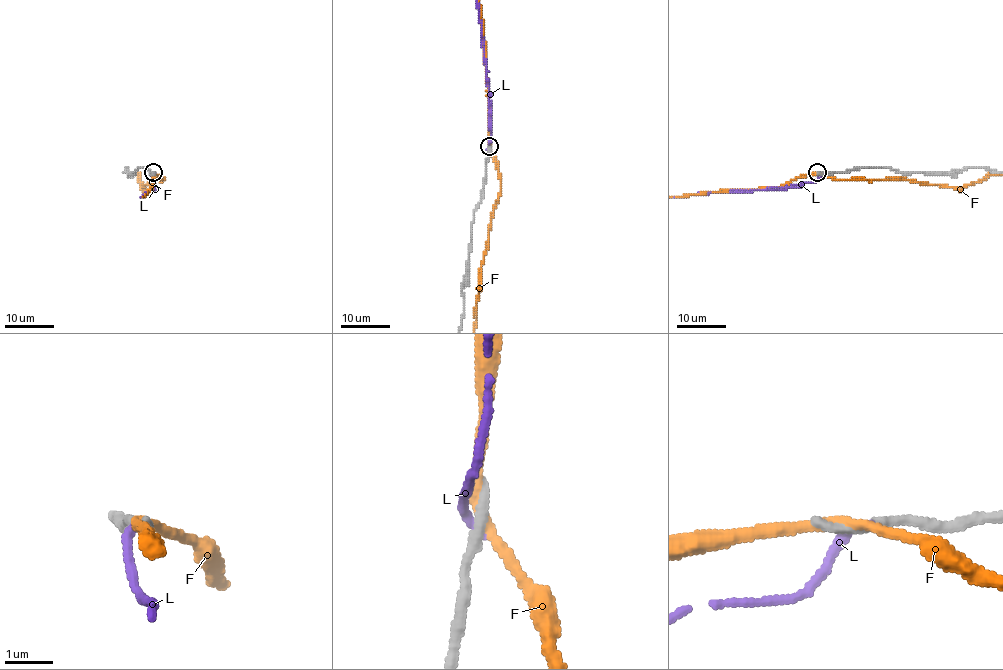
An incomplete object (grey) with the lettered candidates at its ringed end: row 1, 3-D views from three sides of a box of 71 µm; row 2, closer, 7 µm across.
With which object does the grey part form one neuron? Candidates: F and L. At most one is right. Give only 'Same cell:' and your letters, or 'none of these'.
Same cell: none of these

